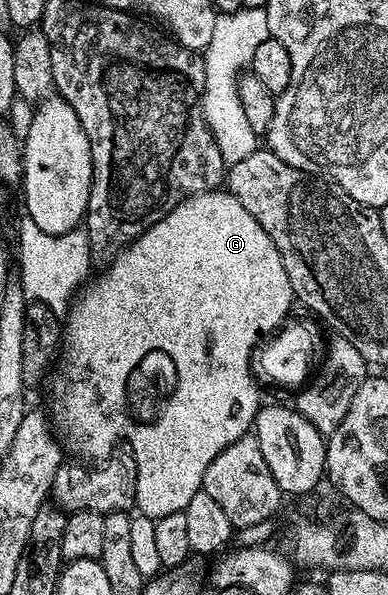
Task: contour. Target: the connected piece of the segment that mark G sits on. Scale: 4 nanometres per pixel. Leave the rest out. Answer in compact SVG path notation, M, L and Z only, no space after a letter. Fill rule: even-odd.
M227 190L201 192L197 196L190 196L179 206L175 206L175 210L168 212L162 220L155 222L155 226L148 228L135 243L127 245L118 256L108 261L106 268L109 269L102 276L94 275L78 291L64 317L63 347L59 353L61 385L53 392L51 420L64 447L77 455L74 457L85 462L101 462L106 459L105 452L101 449L101 436L129 439L129 444L133 447L131 464L137 469L135 508L140 515L149 516L154 521L167 514L184 512L187 502L191 502L191 498L202 491L207 466L211 466L211 462L215 462L218 454L231 446L231 442L243 438L254 427L257 411L263 407L263 400L260 392L262 389L254 377L250 360L262 339L261 332L276 333L286 323L289 307L295 304L295 297L275 242L271 242L267 230L263 230L263 226L259 226L259 222L251 218L251 214L247 214L247 210L243 210L241 203Z

